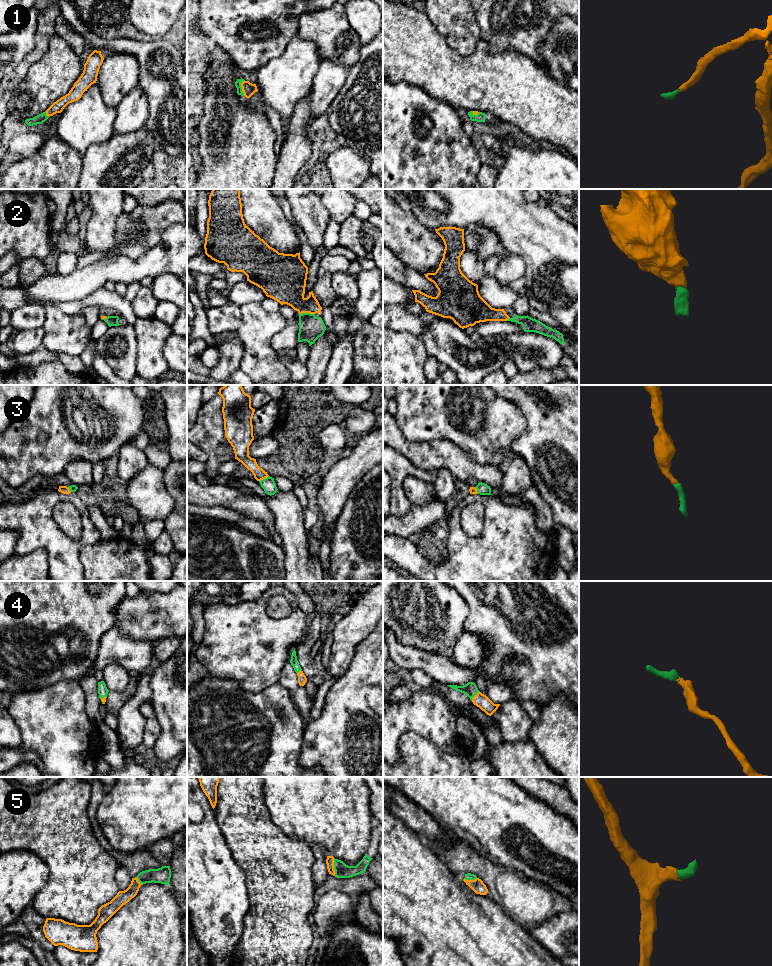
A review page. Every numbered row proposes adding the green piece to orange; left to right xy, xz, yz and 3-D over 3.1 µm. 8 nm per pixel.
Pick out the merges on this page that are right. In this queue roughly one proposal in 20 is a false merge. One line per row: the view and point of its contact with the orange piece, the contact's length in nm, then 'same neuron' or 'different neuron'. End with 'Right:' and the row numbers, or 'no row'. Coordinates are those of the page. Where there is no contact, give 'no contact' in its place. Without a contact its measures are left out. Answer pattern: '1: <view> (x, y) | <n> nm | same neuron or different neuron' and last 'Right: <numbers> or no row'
1: xz (242, 88) | 130 nm | same neuron
2: xz (306, 312) | 130 nm | same neuron
3: xz (263, 478) | 90 nm | same neuron
4: yz (474, 696) | 100 nm | same neuron
5: xz (333, 867) | 140 nm | same neuron
Right: 1, 2, 3, 4, 5

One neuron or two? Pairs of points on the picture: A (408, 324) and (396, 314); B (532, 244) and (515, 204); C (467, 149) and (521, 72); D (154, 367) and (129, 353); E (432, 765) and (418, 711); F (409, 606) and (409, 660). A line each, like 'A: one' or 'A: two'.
A: one
B: one
C: two
D: two
E: two
F: two

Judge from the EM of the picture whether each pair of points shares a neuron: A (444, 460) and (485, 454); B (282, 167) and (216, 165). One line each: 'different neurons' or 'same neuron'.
A: different neurons
B: different neurons

